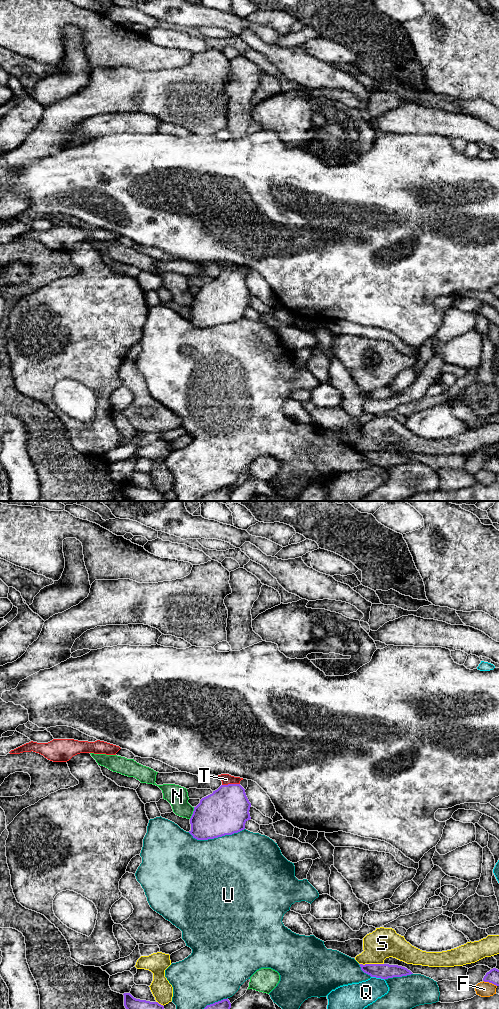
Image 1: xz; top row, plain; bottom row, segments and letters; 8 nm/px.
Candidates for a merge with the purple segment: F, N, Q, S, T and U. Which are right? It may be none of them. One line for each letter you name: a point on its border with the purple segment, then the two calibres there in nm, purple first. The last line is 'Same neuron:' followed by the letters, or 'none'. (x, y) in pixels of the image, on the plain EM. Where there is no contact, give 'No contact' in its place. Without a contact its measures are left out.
T: Touches purple at xz (230, 272). Thickness 360 nm (purple) against 90 nm
Same neuron: T

